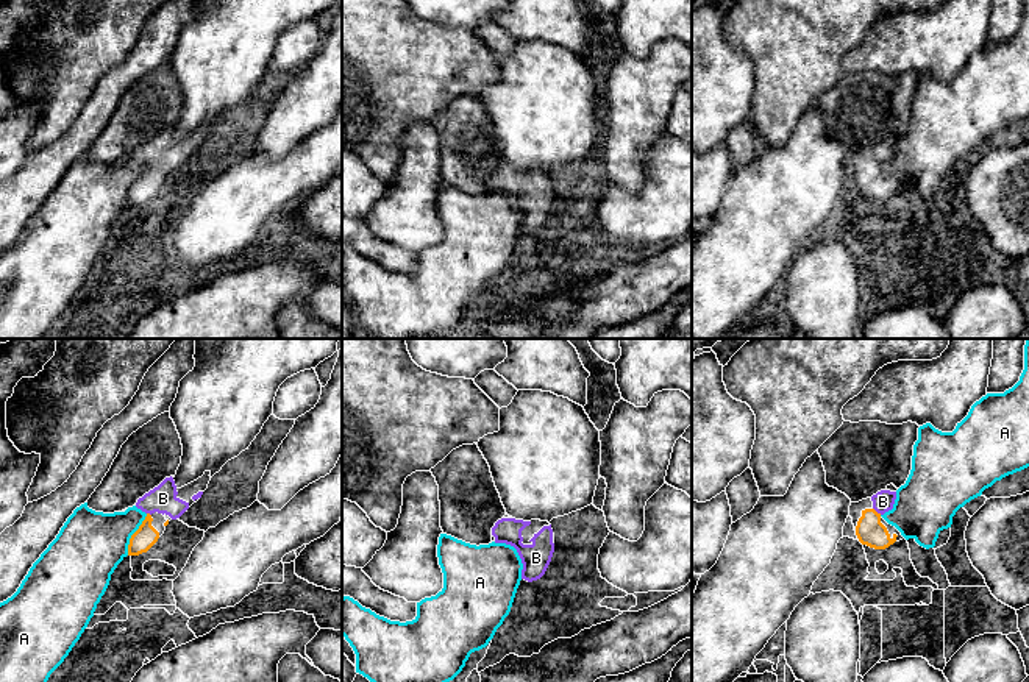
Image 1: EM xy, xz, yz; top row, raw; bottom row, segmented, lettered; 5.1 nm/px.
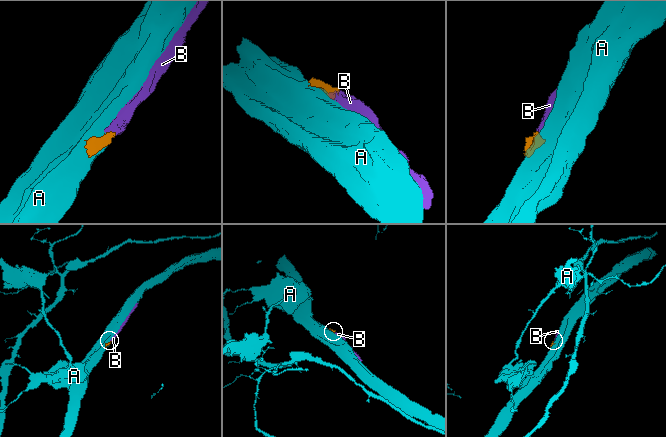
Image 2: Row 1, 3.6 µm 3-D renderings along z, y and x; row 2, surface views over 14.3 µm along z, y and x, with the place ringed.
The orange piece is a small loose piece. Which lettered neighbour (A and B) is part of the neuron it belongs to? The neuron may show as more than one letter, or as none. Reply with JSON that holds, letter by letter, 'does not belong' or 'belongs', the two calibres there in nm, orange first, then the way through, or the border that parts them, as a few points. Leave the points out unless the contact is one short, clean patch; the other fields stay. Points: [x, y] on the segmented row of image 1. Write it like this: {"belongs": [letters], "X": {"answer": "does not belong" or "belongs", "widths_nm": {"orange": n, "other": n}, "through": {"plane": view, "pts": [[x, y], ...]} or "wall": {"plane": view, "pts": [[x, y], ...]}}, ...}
{"belongs": ["B"], "A": {"answer": "does not belong", "widths_nm": {"orange": 110, "other": 340}}, "B": {"answer": "belongs", "widths_nm": {"orange": 150, "other": 110}, "through": {"plane": "yz", "pts": [[870, 531], [870, 518], [876, 512], [883, 501]]}}}

